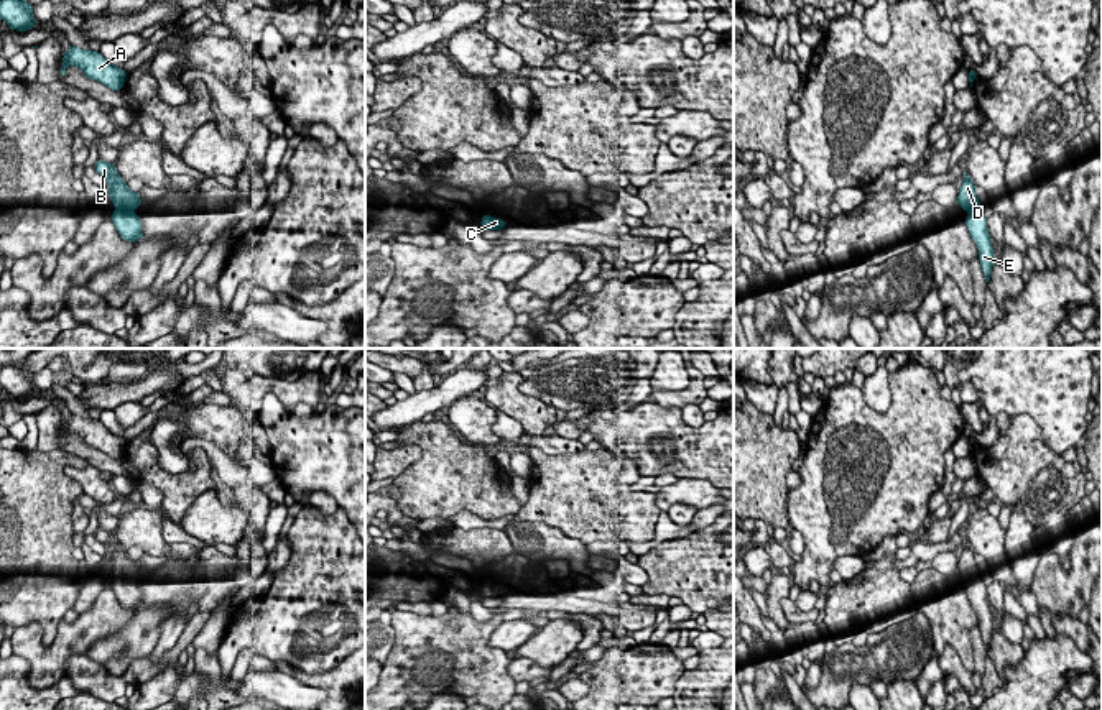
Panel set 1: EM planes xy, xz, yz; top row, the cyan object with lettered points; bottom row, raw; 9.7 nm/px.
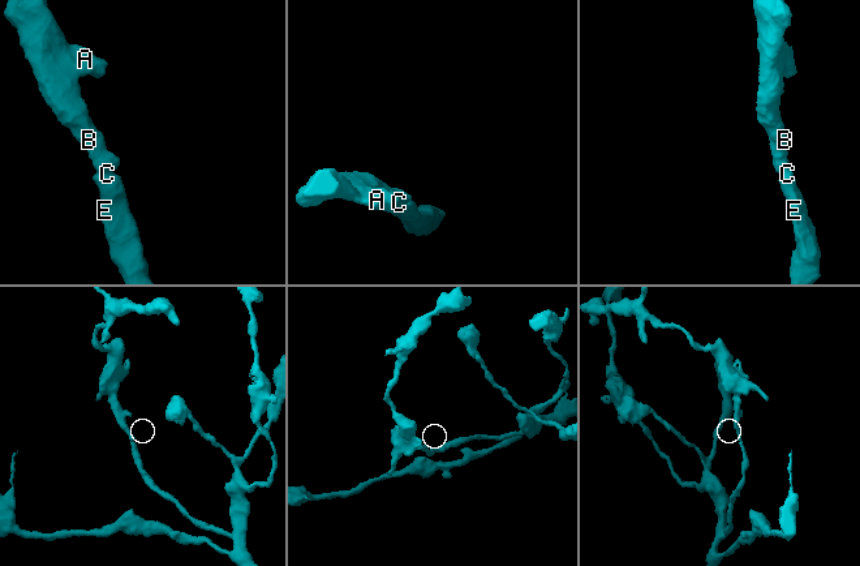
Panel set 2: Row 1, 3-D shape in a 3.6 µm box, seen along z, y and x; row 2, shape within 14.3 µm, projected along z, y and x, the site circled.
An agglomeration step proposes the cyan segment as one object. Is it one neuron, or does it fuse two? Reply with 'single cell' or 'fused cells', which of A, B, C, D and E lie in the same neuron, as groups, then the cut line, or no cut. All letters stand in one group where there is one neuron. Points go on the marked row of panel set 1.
single cell; A B C D E; no cut

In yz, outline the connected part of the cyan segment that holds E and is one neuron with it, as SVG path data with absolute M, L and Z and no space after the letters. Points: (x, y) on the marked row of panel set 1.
M964 173L964 182L959 189L957 202L964 210L969 210L969 217L964 220L967 230L979 248L979 260L984 271L984 278L989 283L992 265L993 265L993 248L990 243L990 235L987 230L987 219L980 209L980 202L974 191L974 181Z

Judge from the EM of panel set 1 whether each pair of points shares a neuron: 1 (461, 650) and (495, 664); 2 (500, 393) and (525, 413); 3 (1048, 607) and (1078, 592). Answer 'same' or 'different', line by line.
1: same
2: same
3: same

